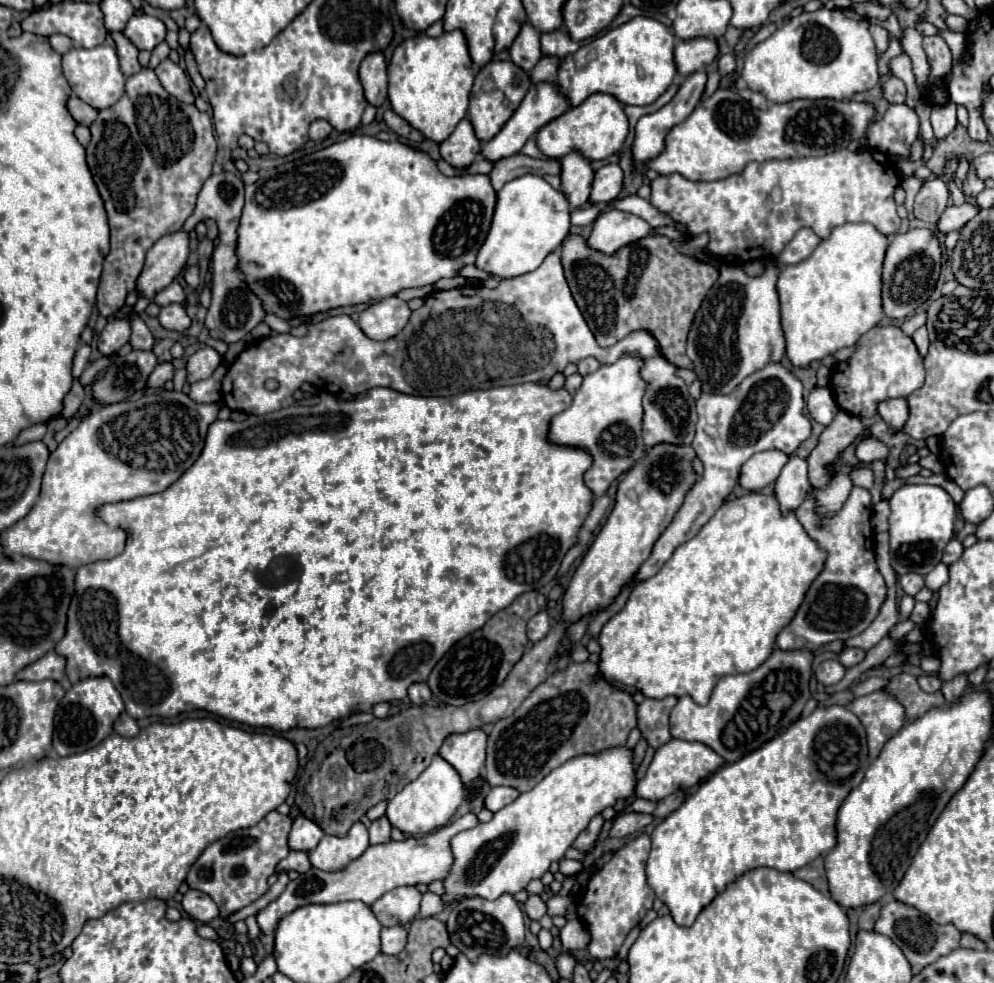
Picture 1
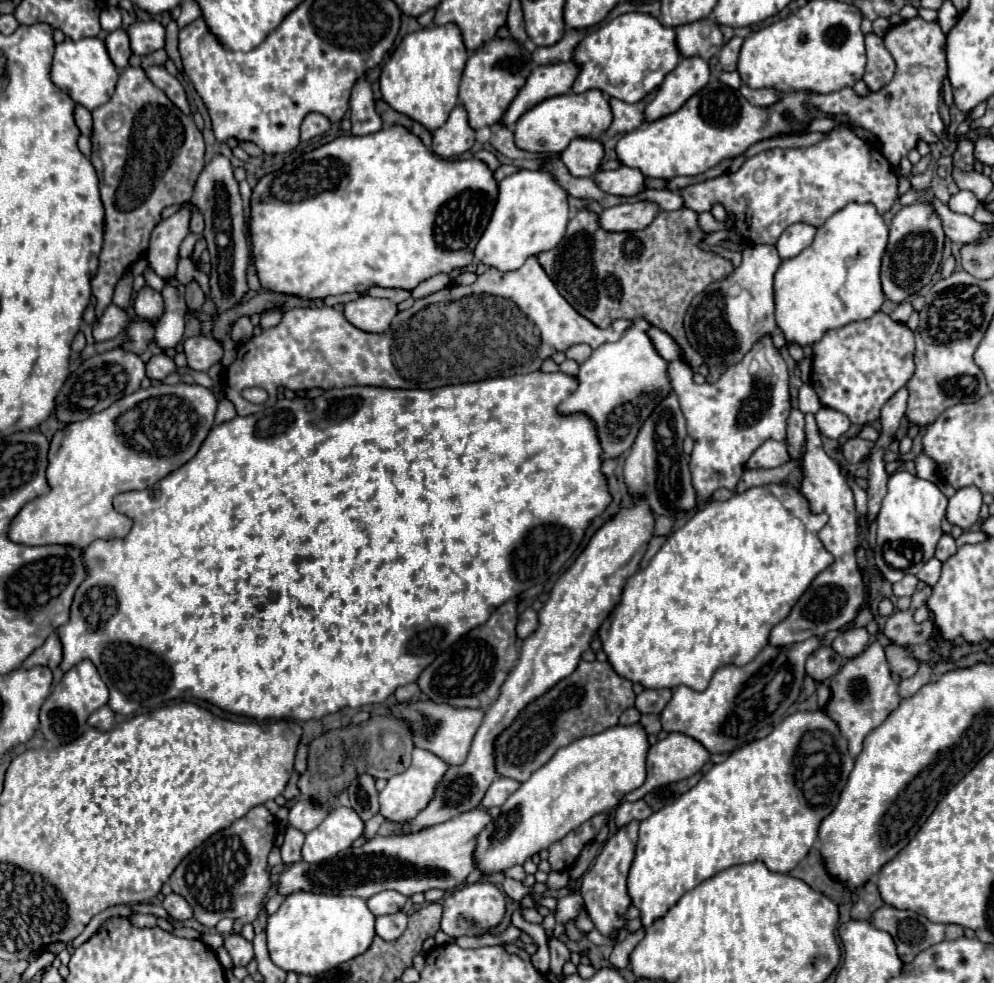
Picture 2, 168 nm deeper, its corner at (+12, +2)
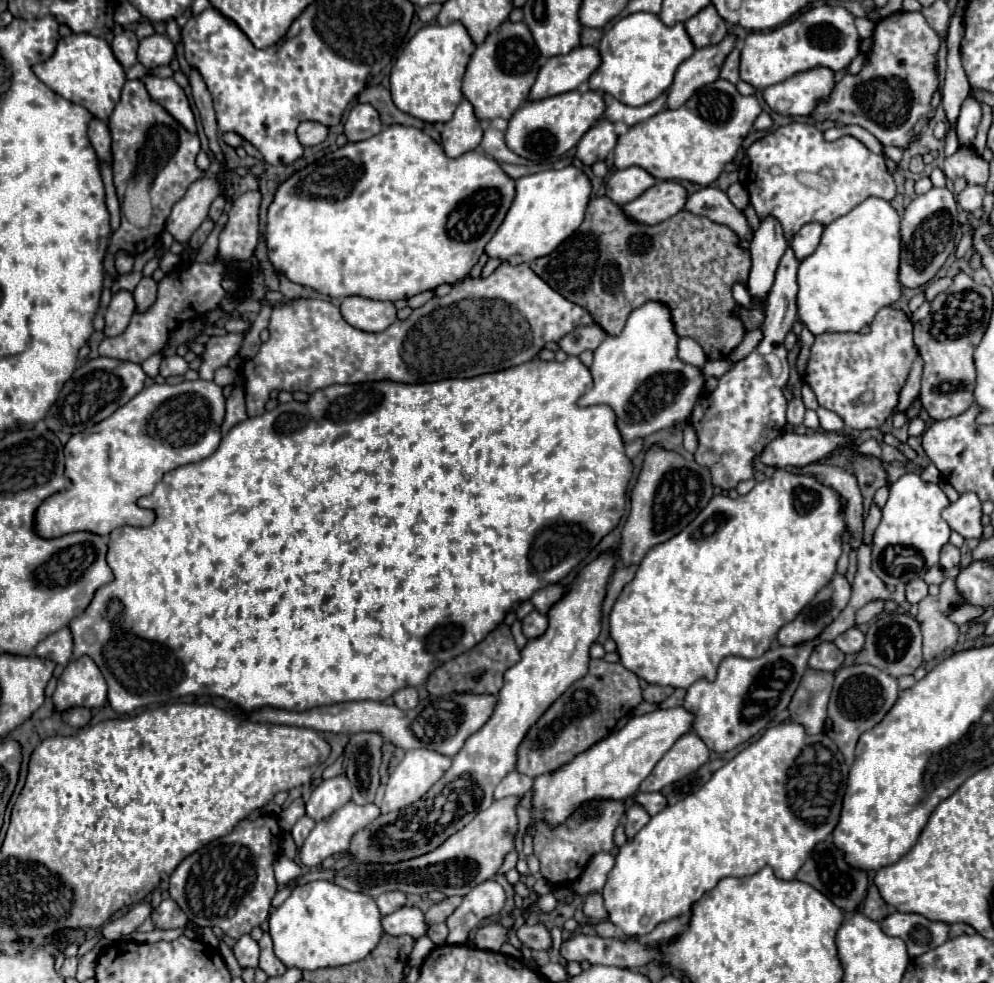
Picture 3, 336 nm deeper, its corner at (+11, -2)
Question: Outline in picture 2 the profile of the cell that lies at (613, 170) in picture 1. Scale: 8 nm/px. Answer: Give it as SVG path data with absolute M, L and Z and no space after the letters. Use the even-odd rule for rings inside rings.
M620 164L620 168L616 170L604 170L598 172L594 182L598 184L600 190L614 194L614 196L636 196L640 192L644 192L646 184L644 184L644 174L638 168L628 168L624 164Z

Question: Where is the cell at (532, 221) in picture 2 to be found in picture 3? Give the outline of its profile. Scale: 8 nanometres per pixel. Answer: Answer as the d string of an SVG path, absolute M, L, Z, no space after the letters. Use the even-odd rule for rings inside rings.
M567 166L561 170L543 170L519 178L515 182L513 204L495 236L485 246L485 254L489 258L509 262L511 266L533 262L535 258L551 254L583 222L589 194L591 184L587 176L575 166Z

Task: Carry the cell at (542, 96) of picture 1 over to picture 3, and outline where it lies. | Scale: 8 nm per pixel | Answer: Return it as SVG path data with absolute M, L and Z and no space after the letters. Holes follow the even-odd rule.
M573 48L569 54L553 56L539 70L537 80L529 92L529 102L543 100L549 96L557 96L563 92L577 90L601 64L597 48Z

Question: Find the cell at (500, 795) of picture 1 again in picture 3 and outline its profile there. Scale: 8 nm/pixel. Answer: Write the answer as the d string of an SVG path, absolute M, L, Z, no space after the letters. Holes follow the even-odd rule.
M511 772L495 788L495 800L507 798L507 796L523 796L531 790L531 786L533 786L533 778L519 772Z

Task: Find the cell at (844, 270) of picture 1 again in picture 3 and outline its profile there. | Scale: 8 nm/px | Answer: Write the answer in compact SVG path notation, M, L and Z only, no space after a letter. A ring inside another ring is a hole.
M867 198L859 206L855 206L849 214L837 218L835 222L827 224L823 228L821 244L819 248L801 260L801 266L797 270L797 316L799 322L811 332L811 334L825 334L825 332L859 332L863 326L869 326L873 316L901 296L901 286L897 280L899 272L899 250L901 250L901 238L899 238L899 214L897 210L881 200L881 198Z

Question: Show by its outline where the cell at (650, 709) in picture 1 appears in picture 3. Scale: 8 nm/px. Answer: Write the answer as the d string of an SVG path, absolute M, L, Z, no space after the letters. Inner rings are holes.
M649 684L649 686L643 690L643 700L645 700L645 702L655 702L655 704L659 704L659 702L663 702L667 696L671 696L671 692L673 692L671 686L663 688L663 686L653 686L653 684Z

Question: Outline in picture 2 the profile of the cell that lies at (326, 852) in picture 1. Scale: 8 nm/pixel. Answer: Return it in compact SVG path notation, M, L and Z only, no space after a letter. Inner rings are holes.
M336 806L330 816L314 830L306 834L302 848L304 862L322 862L332 854L338 854L352 846L364 832L364 822L356 810Z

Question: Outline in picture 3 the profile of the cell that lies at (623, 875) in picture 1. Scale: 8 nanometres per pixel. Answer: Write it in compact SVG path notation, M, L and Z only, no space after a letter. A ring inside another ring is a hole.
M631 804L627 814L625 814L625 834L627 840L633 840L635 834L649 822L649 814L639 806L639 804Z

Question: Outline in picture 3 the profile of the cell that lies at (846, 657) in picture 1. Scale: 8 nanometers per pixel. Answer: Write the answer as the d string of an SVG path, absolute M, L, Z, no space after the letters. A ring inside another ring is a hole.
M849 628L845 634L835 638L835 646L843 654L857 654L857 650L861 650L863 644L865 644L865 634L859 628Z

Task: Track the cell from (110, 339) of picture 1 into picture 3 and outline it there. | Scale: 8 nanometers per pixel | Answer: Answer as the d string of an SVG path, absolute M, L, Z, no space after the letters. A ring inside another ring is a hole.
M117 292L111 298L111 304L105 312L105 330L103 334L107 338L113 338L117 334L123 334L131 316L135 312L135 302L133 302L133 294L131 292Z

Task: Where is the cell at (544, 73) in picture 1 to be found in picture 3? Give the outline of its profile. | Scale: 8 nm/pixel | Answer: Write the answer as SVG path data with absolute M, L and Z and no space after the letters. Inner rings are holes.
M583 28L581 30L581 42L579 42L579 46L593 46L593 44L599 44L599 40L601 40L601 30Z

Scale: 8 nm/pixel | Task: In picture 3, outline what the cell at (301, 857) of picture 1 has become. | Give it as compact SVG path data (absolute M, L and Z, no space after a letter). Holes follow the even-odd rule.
M303 816L303 818L297 820L297 824L295 824L293 830L291 830L291 836L293 836L297 848L303 846L303 842L305 842L305 838L309 836L309 832L313 830L313 826L315 826L315 822L313 822L311 818L307 818L307 816Z

